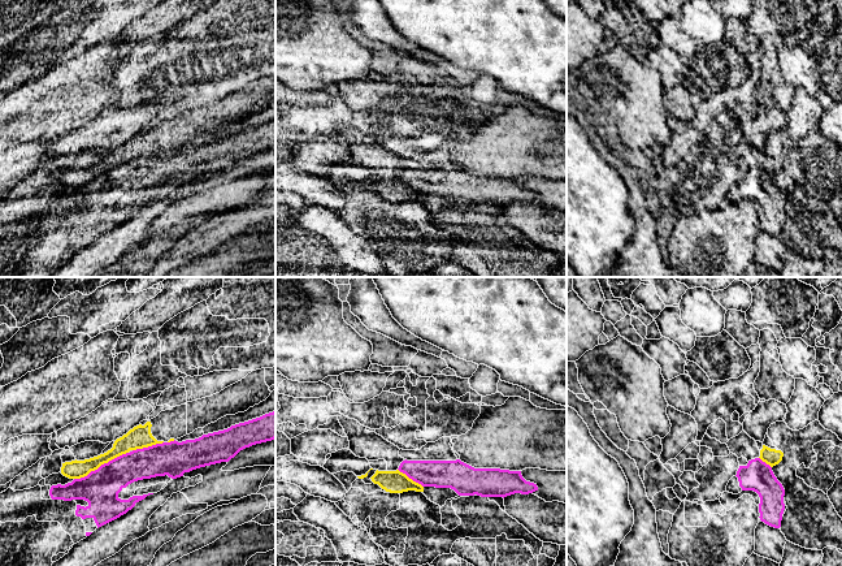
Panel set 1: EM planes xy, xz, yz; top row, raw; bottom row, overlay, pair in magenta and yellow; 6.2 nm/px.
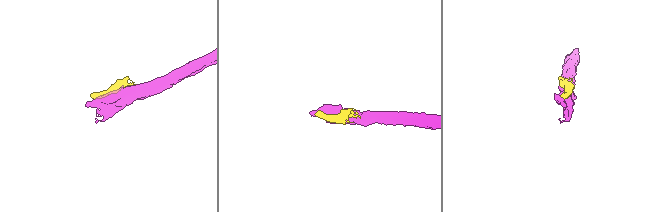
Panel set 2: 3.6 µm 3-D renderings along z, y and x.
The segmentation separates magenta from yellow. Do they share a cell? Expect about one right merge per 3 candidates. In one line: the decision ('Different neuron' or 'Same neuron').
Different neuron

